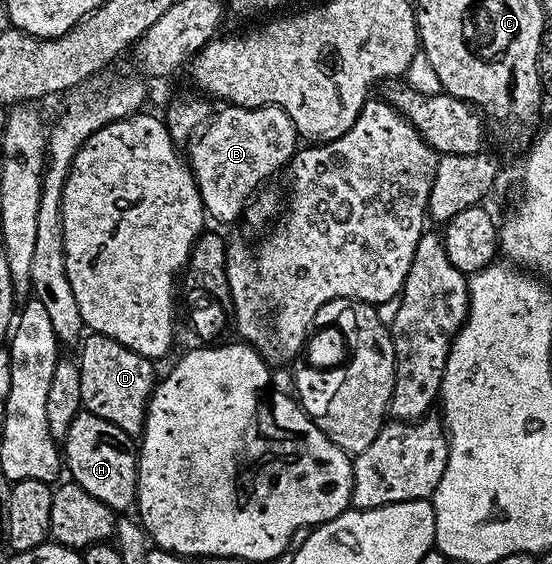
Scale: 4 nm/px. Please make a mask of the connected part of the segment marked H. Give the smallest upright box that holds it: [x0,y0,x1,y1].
[63,412,137,511]

